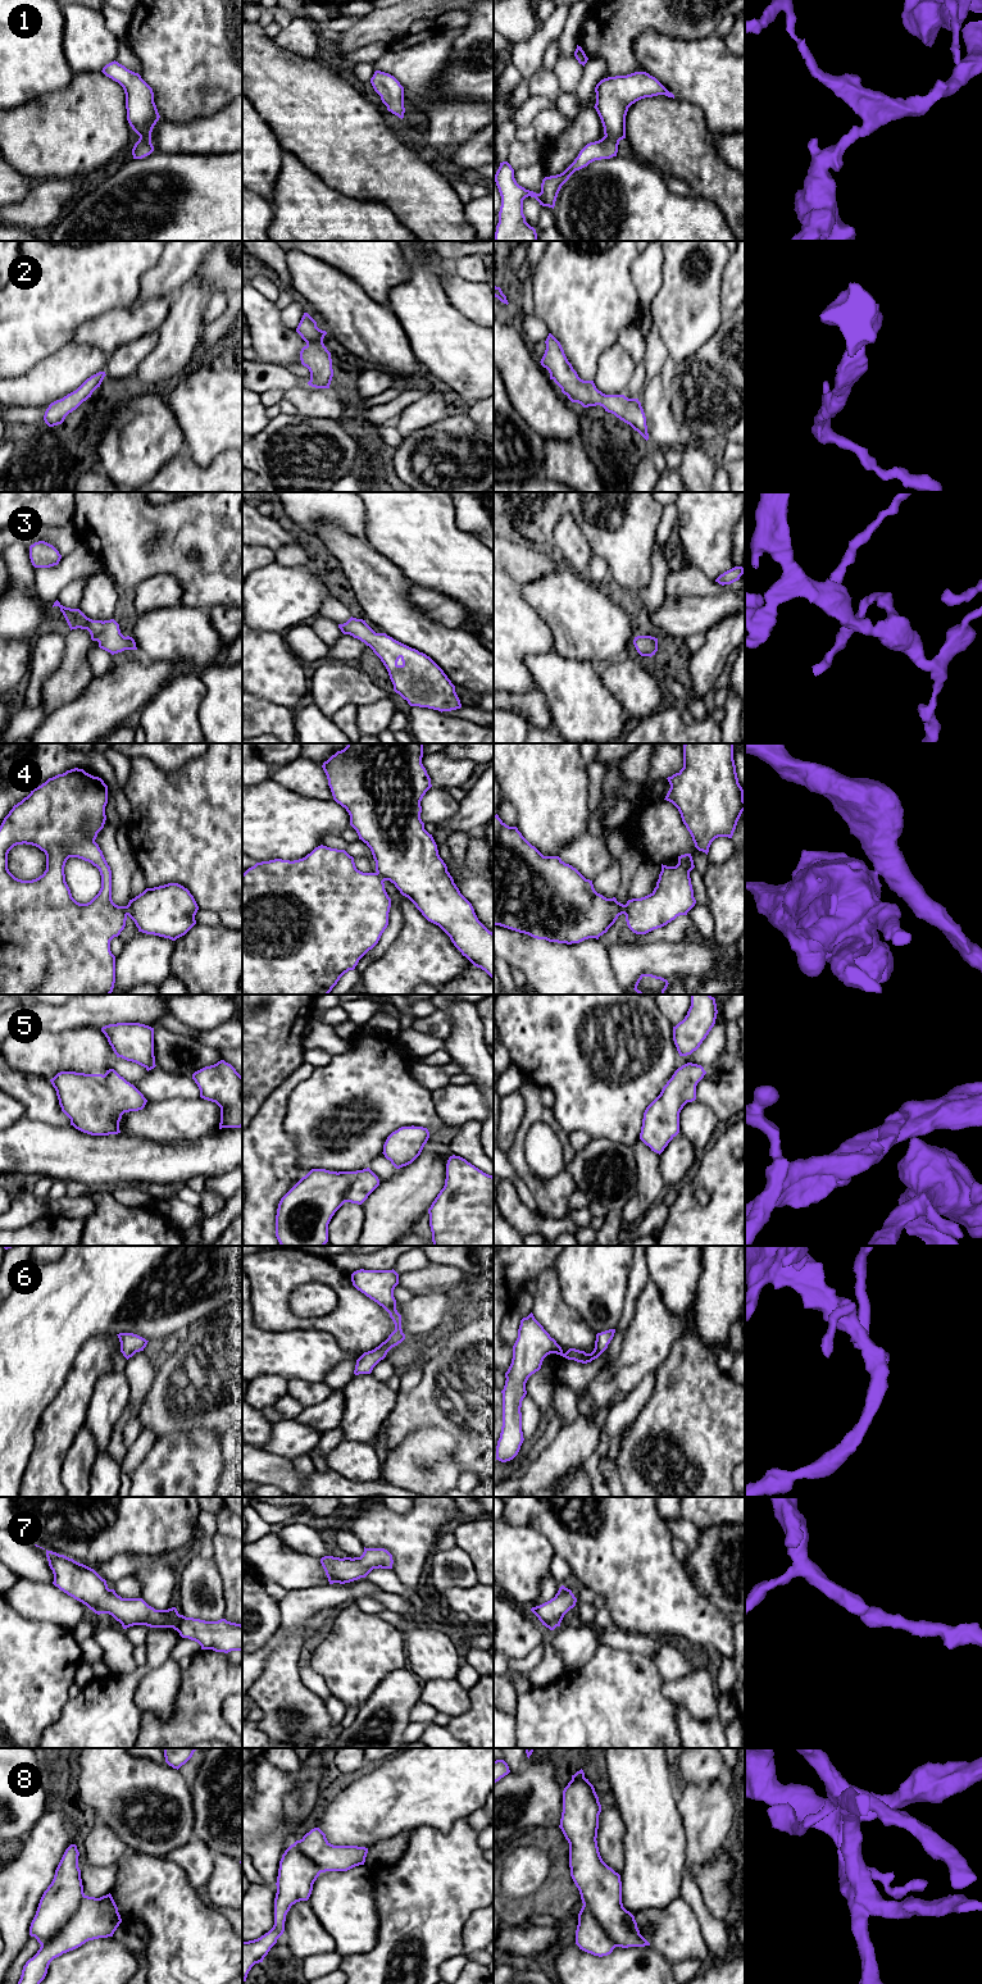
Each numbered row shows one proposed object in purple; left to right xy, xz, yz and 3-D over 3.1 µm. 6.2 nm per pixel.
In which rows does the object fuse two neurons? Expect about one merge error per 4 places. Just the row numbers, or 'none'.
4, 8

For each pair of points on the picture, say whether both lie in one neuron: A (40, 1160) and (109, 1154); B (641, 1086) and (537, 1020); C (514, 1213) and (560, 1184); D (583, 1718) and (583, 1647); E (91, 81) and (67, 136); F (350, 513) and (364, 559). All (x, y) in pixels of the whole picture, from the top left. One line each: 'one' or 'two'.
A: one
B: one
C: two
D: two
E: one
F: two

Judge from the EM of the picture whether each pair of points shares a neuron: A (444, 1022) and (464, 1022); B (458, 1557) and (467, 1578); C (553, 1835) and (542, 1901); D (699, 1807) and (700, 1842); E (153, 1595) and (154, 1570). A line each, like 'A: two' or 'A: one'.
A: two
B: one
C: one
D: one
E: one

